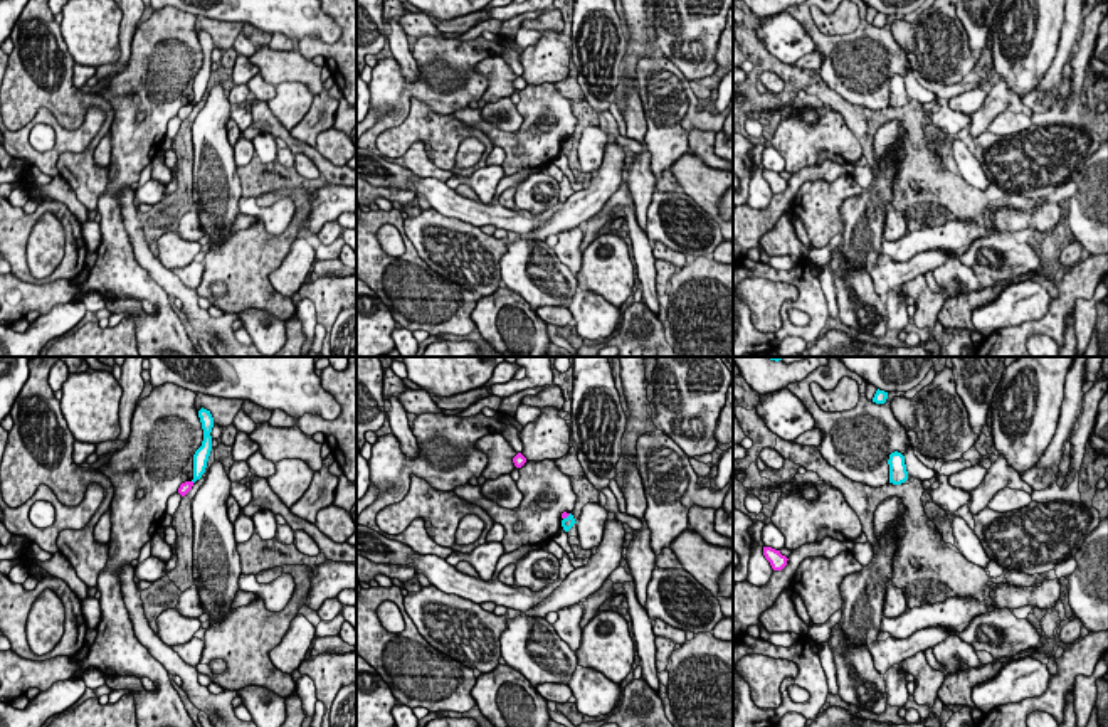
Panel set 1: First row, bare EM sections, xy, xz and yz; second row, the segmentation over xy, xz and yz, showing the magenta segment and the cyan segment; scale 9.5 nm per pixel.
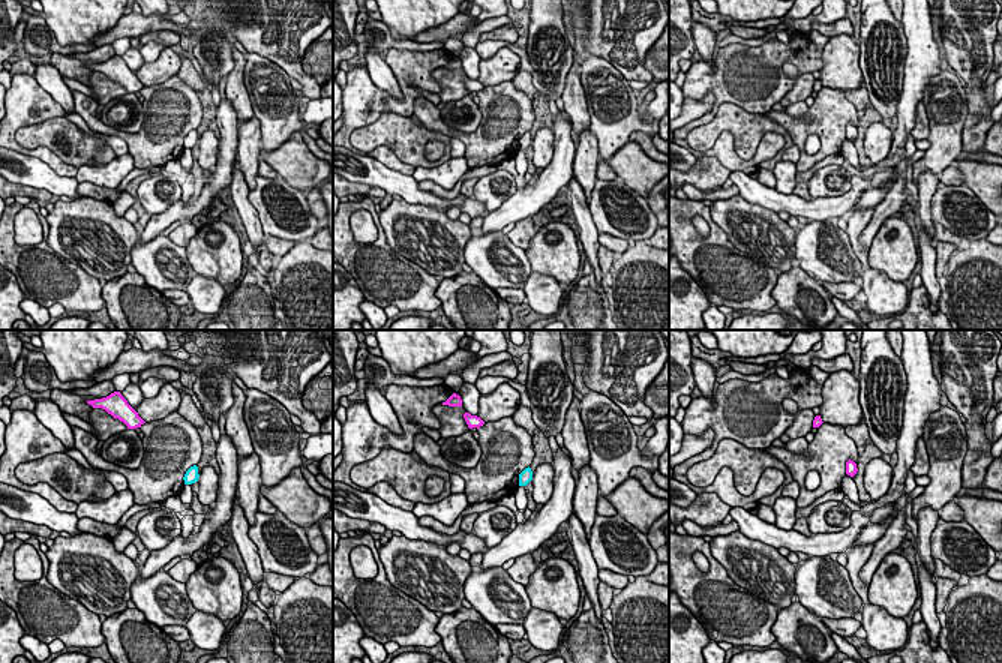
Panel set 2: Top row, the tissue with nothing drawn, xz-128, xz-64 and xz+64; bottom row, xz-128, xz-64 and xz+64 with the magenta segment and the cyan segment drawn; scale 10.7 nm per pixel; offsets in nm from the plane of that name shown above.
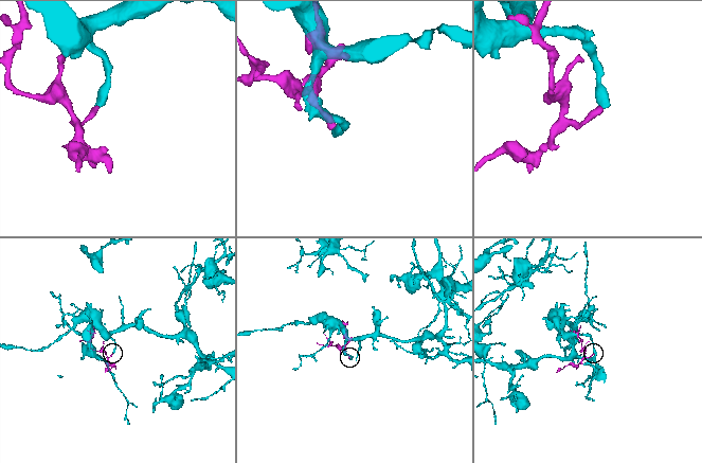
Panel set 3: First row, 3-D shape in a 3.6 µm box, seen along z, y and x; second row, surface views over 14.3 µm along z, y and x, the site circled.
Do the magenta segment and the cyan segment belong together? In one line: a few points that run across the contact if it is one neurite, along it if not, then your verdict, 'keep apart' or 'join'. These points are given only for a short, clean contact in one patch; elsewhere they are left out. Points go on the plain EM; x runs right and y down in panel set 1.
line xz (570, 137), (564, 142); keep apart

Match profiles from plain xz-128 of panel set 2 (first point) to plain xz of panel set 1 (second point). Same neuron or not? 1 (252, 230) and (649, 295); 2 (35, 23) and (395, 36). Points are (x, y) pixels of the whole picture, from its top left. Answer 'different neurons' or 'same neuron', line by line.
1: same neuron
2: different neurons

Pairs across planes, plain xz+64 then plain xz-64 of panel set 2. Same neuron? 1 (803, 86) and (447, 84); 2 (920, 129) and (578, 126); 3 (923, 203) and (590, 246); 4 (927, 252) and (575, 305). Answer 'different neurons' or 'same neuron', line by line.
1: same neuron
2: same neuron
3: different neurons
4: different neurons

